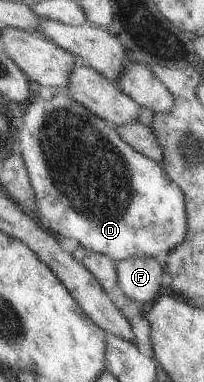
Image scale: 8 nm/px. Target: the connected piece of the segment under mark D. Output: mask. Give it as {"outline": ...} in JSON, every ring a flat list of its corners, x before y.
{"outline":[[60,93,56,97,46,100,40,96,36,97,31,105,28,104,23,121,23,127,18,131,20,135,18,152,24,159,25,167,34,189,36,206,38,207,37,217,40,219,42,226,52,229,60,236,78,240,80,245,85,247,87,251,108,255,114,263,135,256,154,256,162,265,166,264,170,251,184,240,187,231,187,216,183,192,175,182,172,182,172,179,166,174,163,167,158,166,156,161,145,157,142,153,138,153,133,146,130,146,117,133,117,129,113,125,104,122,84,105,78,104,68,93]]}

